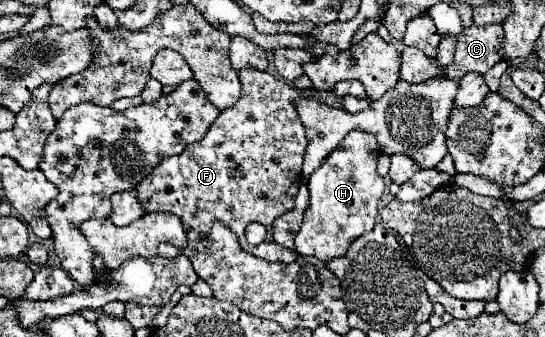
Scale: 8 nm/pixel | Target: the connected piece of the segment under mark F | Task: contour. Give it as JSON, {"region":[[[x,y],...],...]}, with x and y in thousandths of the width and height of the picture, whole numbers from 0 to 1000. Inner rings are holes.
{"region":[[[444,205],[437,211],[437,234],[444,246],[440,294],[400,341],[400,359],[393,359],[393,371],[382,383],[371,418],[345,430],[338,454],[327,466],[305,466],[305,478],[297,478],[297,490],[290,490],[290,501],[283,501],[283,513],[253,549],[250,579],[268,632],[297,626],[327,638],[341,680],[345,715],[363,715],[378,703],[385,668],[400,650],[422,668],[422,680],[437,697],[448,745],[473,757],[484,774],[536,780],[543,769],[543,751],[503,721],[495,680],[506,644],[521,638],[539,614],[539,591],[547,579],[547,543],[554,519],[554,478],[561,442],[558,377],[547,335],[539,329],[539,294],[550,288],[550,270],[525,252],[517,234],[506,234],[495,217],[473,217],[473,205]],[[462,656],[481,662],[490,682],[488,709],[470,730],[459,727],[448,703],[451,668]]]}

